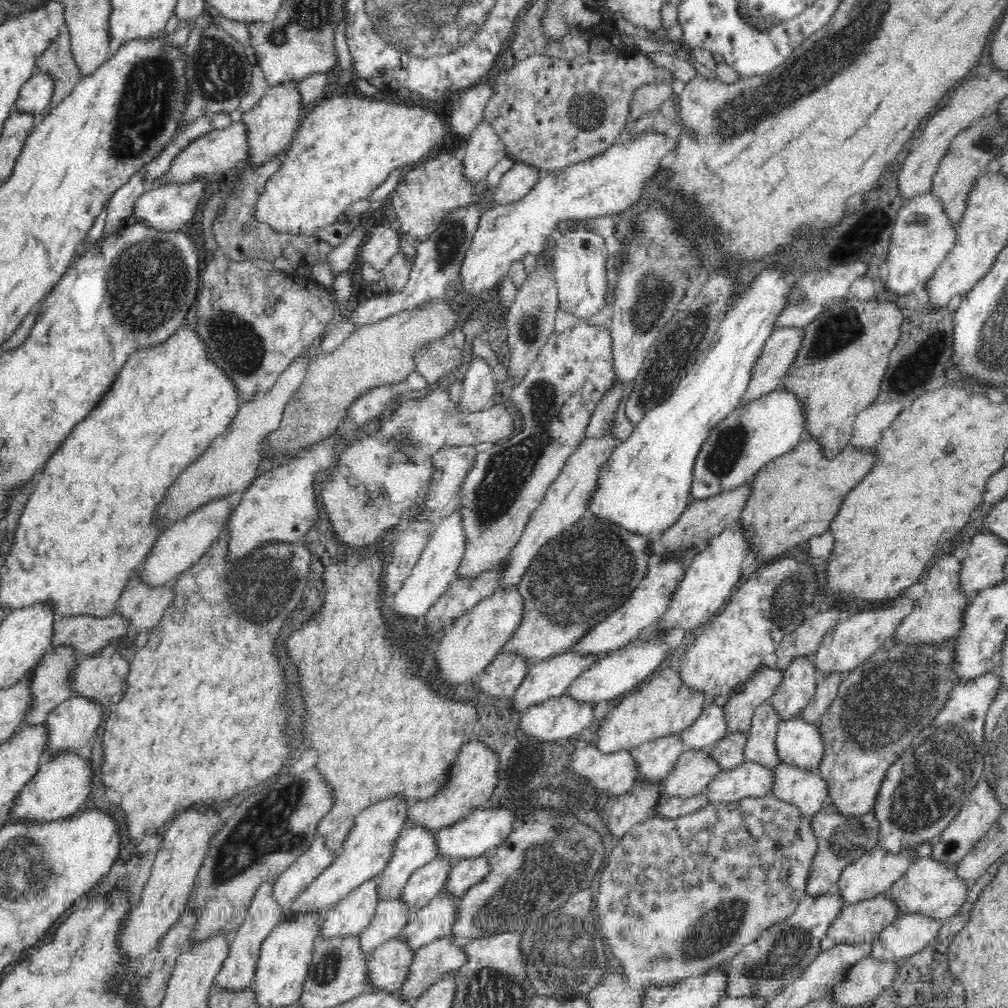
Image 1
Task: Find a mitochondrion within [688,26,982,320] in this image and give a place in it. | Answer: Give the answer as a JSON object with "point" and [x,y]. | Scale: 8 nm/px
{"point":[922,220]}

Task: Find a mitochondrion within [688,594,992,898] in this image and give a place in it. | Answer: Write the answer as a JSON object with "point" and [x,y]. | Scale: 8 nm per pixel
{"point":[878,706]}

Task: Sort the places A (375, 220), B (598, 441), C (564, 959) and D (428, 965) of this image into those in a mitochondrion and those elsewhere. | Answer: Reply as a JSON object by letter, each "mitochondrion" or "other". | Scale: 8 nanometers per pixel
{"A":"other","B":"other","C":"mitochondrion","D":"other"}

